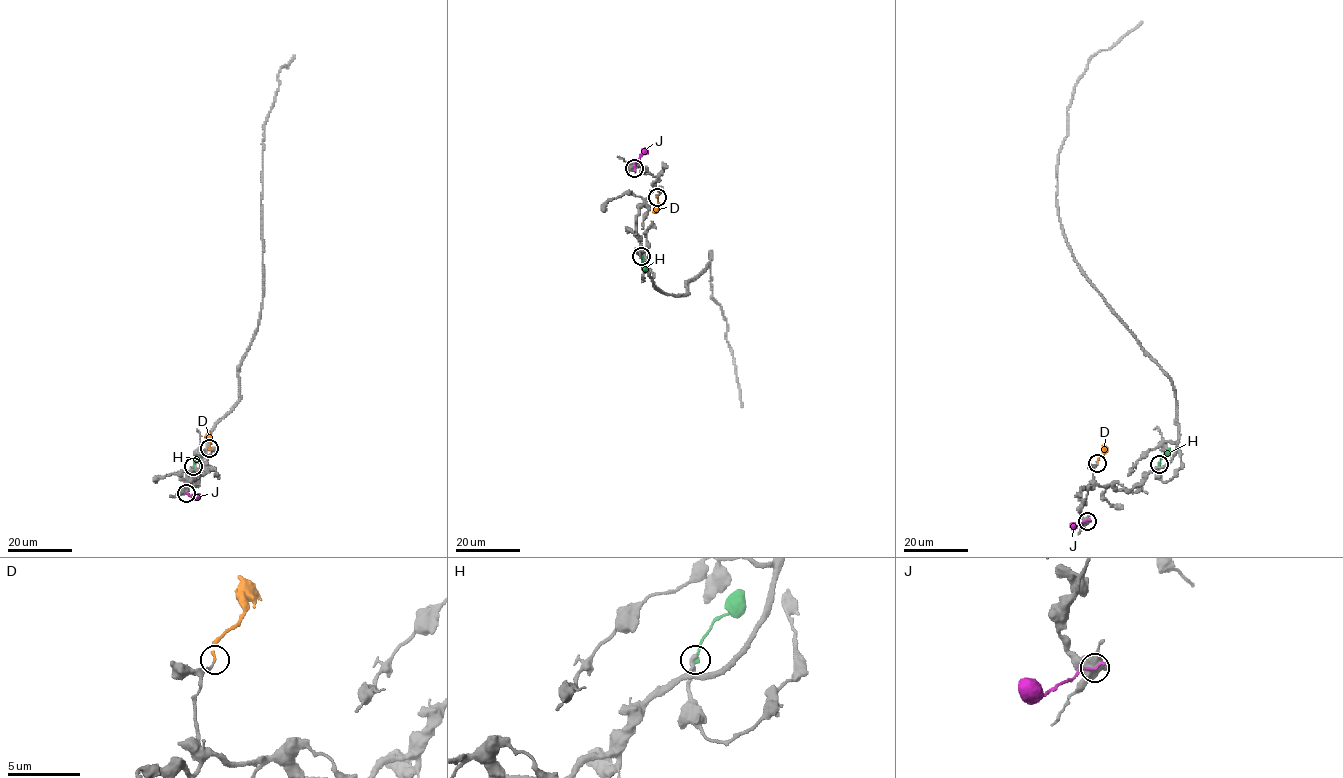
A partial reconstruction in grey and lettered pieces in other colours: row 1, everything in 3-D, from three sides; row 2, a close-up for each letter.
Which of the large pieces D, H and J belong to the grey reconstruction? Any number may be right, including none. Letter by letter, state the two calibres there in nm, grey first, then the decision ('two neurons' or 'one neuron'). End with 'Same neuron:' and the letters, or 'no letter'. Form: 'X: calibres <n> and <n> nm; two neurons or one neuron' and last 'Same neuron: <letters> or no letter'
D: calibres 150 and 140 nm; one neuron
H: calibres 280 and 260 nm; two neurons
J: calibres 700 and 240 nm; two neurons
Same neuron: D

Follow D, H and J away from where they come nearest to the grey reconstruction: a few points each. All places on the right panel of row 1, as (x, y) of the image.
D: (1097, 463), (1103, 453), (1102, 445)
H: (1159, 464), (1169, 448)
J: (1087, 521), (1075, 527), (1071, 525)

